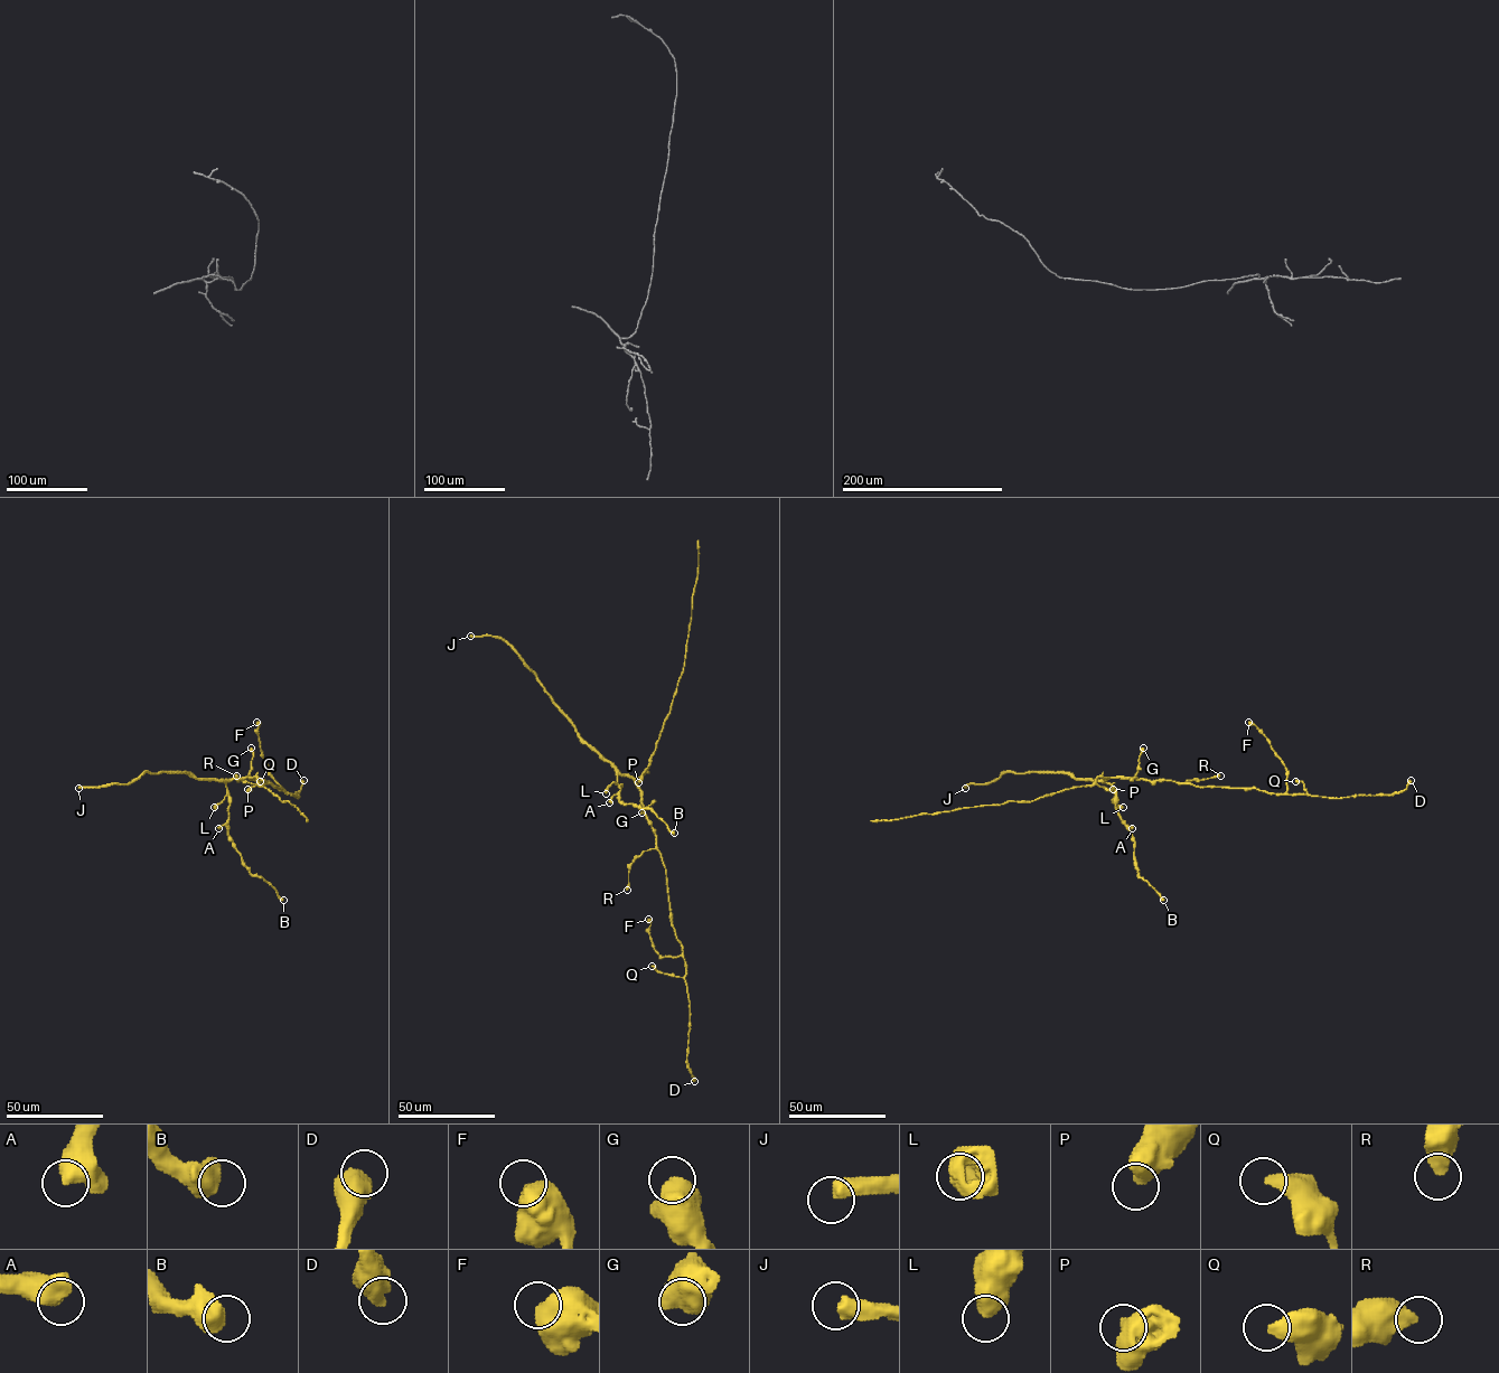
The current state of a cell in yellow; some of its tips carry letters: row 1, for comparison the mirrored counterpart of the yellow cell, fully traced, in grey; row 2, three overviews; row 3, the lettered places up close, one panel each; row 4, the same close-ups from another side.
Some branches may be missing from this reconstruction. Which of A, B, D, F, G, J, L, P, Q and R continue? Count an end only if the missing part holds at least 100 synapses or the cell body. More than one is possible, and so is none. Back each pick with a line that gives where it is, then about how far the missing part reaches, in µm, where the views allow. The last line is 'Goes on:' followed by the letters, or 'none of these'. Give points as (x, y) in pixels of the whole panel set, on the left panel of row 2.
Goes on: none of these

